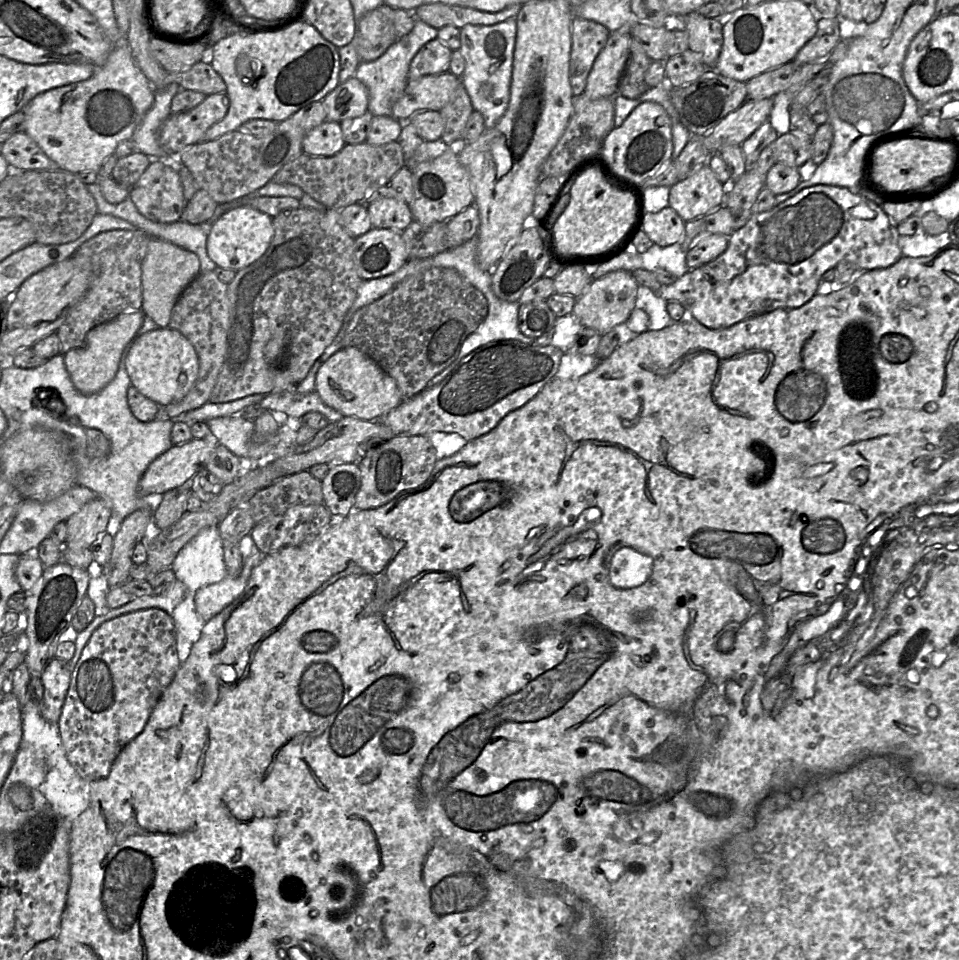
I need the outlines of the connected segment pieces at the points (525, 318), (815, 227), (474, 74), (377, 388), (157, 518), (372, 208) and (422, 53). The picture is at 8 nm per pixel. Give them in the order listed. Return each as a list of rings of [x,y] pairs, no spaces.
[[[545,300],[520,304],[518,328],[527,337],[540,337],[554,327],[556,318]]]
[[[822,184],[802,189],[799,193],[779,205],[776,205],[771,210],[753,214],[742,228],[735,230],[728,237],[728,247],[721,255],[701,267],[690,269],[674,283],[662,285],[656,293],[666,301],[676,301],[682,304],[687,311],[688,318],[692,318],[710,329],[724,329],[745,319],[769,313],[779,308],[793,309],[801,307],[816,294],[822,275],[829,269],[835,268],[841,261],[854,263],[860,272],[886,268],[893,265],[902,257],[901,249],[898,244],[899,233],[896,228],[898,224],[894,224],[891,221],[888,215],[882,210],[881,206],[859,194],[858,190],[861,189],[850,190],[839,186]]]
[[[515,17],[494,25],[467,24],[460,28],[459,51],[465,60],[461,83],[474,110],[483,116],[486,129],[491,129],[497,124],[509,104],[516,33]]]
[[[346,347],[329,357],[316,374],[315,391],[329,407],[343,416],[362,420],[381,419],[402,402],[395,380],[377,362],[356,347]]]
[[[188,485],[169,490],[159,499],[158,507],[153,512],[153,519],[163,530],[177,522],[187,511],[187,500],[191,494]]]
[[[381,198],[367,204],[372,228],[402,232],[413,221],[411,209],[405,202],[394,198]]]
[[[438,38],[426,43],[411,61],[408,81],[449,71],[452,50]]]

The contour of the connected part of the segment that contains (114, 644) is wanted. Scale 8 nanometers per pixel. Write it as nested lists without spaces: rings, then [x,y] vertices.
[[[160,608],[118,616],[93,632],[71,675],[58,721],[67,760],[79,776],[92,783],[109,774],[124,746],[143,731],[180,665],[174,620]]]

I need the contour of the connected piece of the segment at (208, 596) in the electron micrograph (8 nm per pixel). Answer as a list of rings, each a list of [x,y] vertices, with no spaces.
[[[254,547],[252,554],[245,559],[239,576],[226,576],[219,583],[204,586],[194,593],[196,611],[205,622],[220,613],[243,593],[252,570],[261,563],[264,555]]]

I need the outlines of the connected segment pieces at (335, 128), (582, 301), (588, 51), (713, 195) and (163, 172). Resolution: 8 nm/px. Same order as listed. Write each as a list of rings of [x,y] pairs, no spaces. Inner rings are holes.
[[[326,120],[305,135],[302,152],[310,156],[331,157],[345,145],[340,123]]]
[[[618,270],[607,273],[592,280],[585,292],[576,299],[572,314],[583,327],[593,329],[600,335],[605,334],[629,318],[635,308],[638,286],[631,272]]]
[[[573,16],[569,80],[574,97],[583,94],[593,63],[611,32],[602,24]]]
[[[704,164],[670,187],[669,207],[684,221],[690,221],[724,206],[725,194],[725,184]]]
[[[151,161],[129,197],[144,217],[161,223],[181,220],[187,203],[178,172],[159,161]]]

